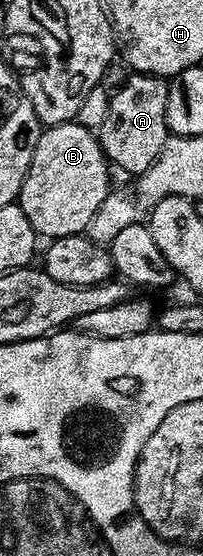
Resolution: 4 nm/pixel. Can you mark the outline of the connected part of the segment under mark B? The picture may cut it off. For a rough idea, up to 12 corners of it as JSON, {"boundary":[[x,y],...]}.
{"boundary":[[44,126],[17,200],[36,236],[84,234],[112,190],[92,128]]}

